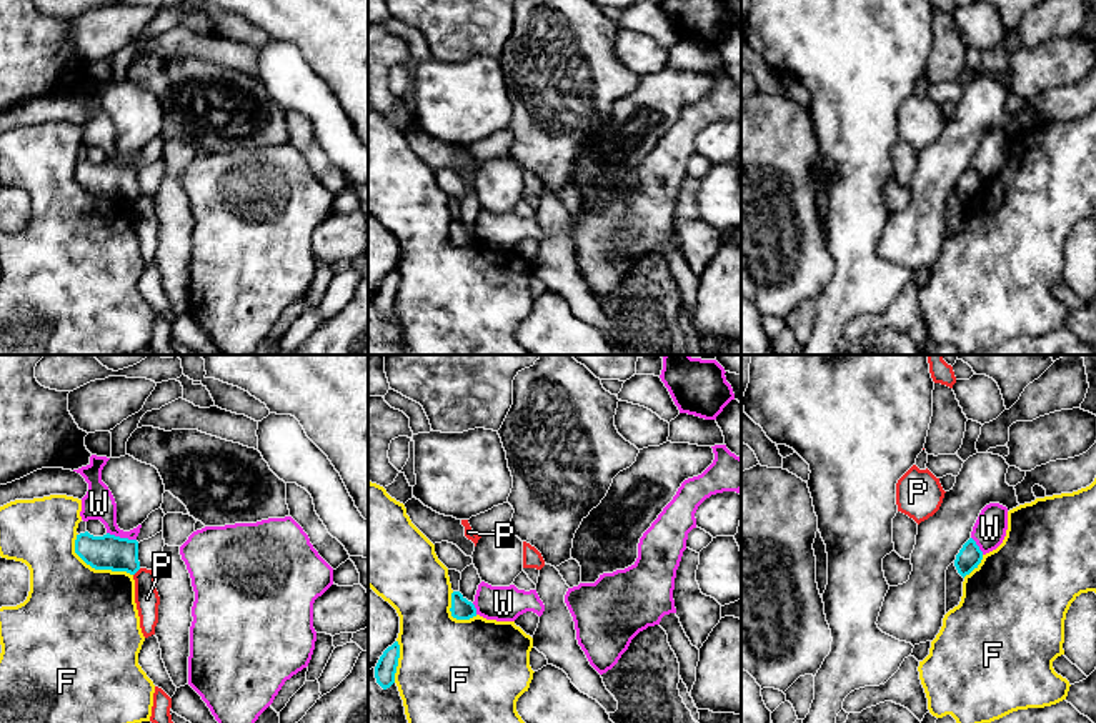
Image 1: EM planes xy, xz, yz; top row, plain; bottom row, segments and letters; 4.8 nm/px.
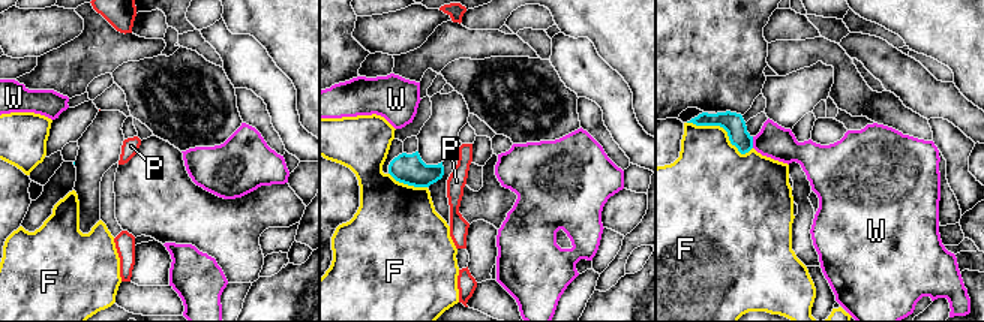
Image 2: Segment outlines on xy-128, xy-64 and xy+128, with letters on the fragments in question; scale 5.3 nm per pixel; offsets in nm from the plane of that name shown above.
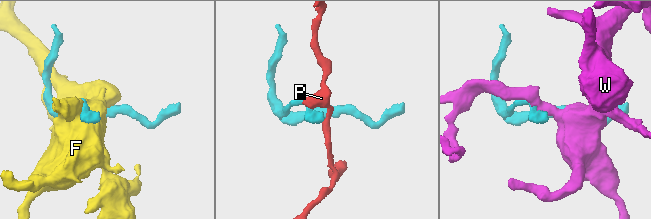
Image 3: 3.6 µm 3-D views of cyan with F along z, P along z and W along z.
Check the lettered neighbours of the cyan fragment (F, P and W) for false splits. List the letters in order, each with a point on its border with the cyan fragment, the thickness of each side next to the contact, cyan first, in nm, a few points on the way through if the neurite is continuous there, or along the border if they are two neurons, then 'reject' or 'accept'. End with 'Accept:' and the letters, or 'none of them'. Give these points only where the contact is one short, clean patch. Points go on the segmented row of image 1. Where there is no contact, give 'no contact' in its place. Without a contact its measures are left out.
F: xy (95, 568) | 170/500 nm | reject
P: xy (137, 570) | 170/120 nm | along xy (140, 568), (134, 575) | reject
W: xy (122, 538) | 170/160 nm | along xy (107, 532), (135, 540) | reject
Accept: none of them

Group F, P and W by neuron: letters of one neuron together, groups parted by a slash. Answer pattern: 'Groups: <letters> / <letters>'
Groups: F / P / W

